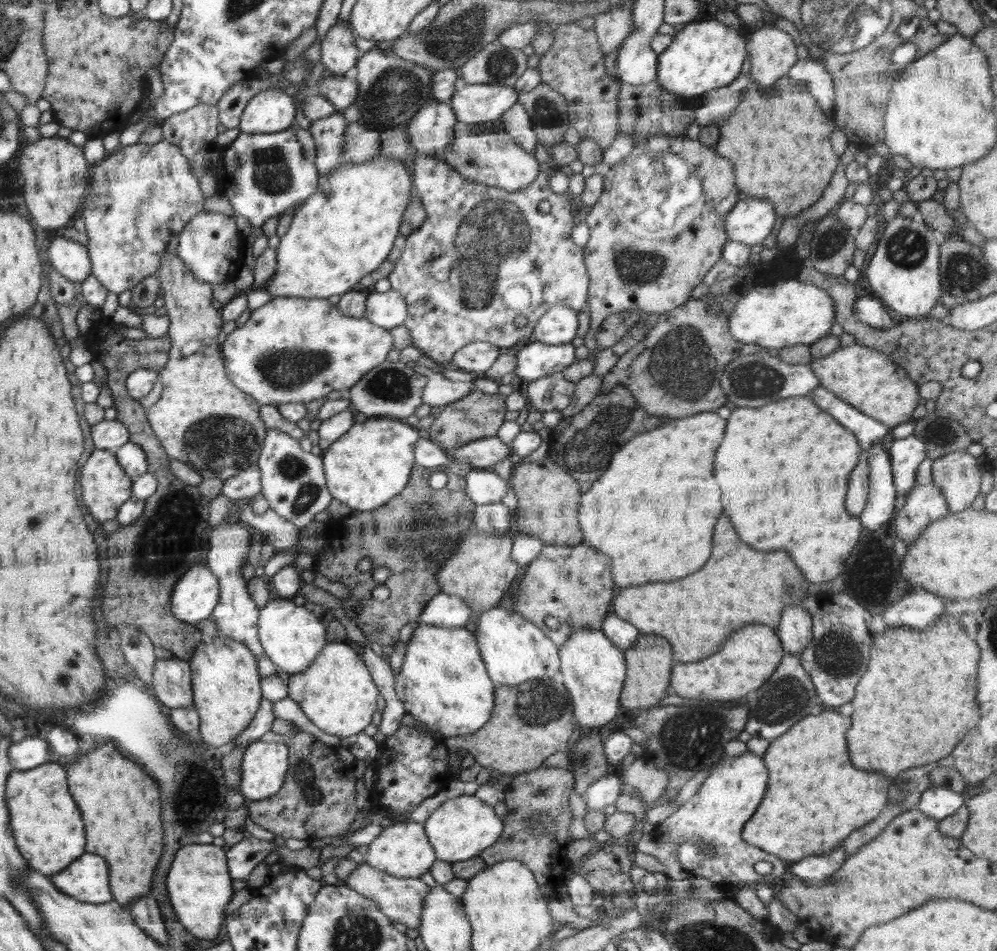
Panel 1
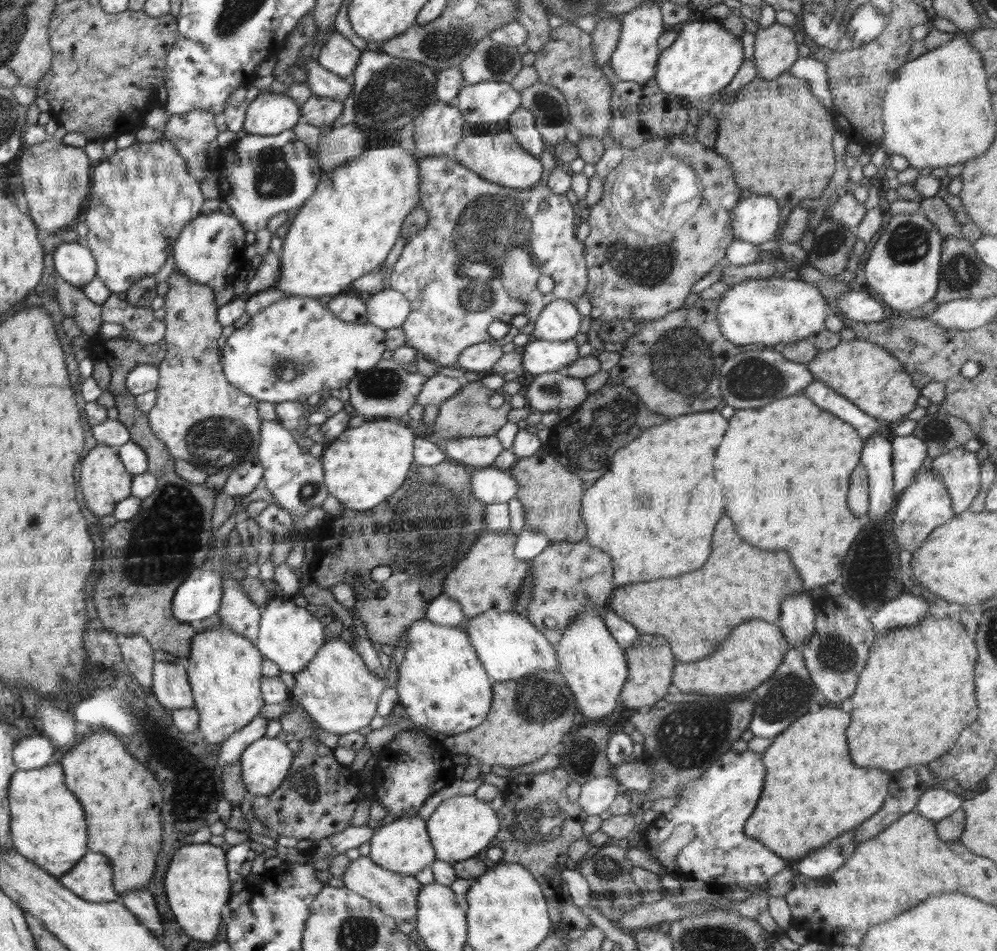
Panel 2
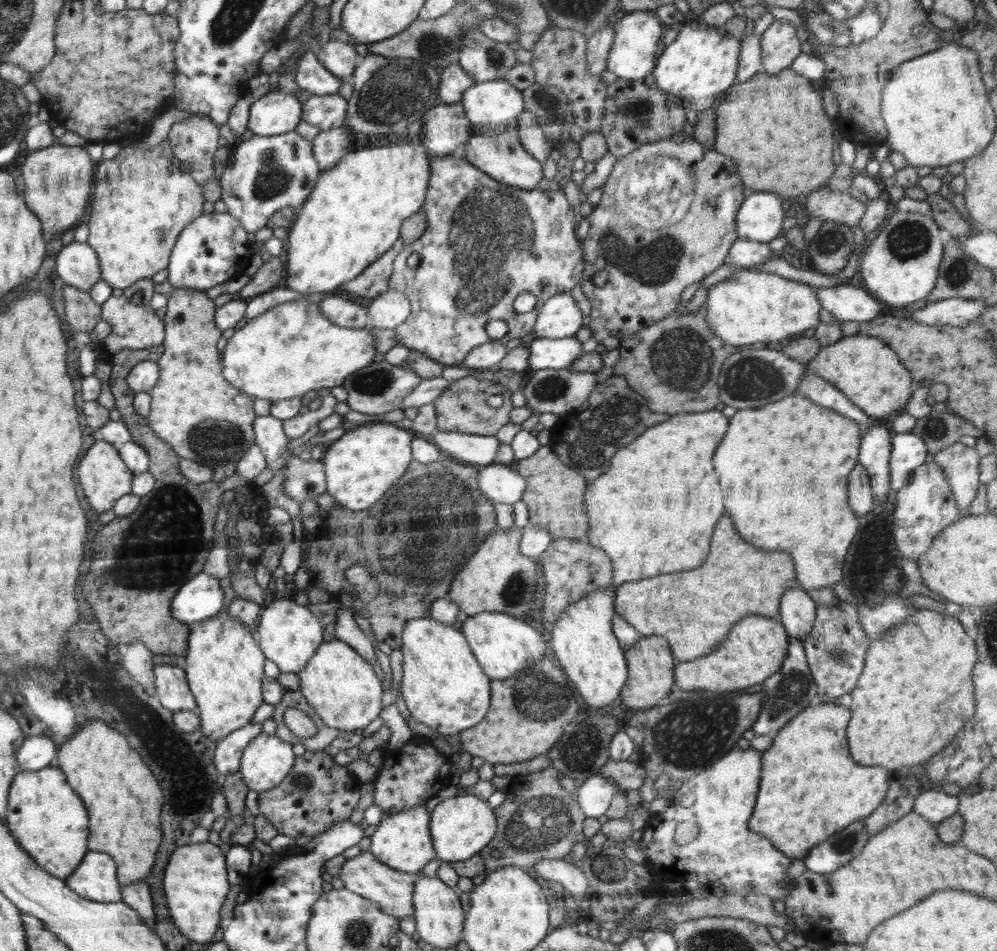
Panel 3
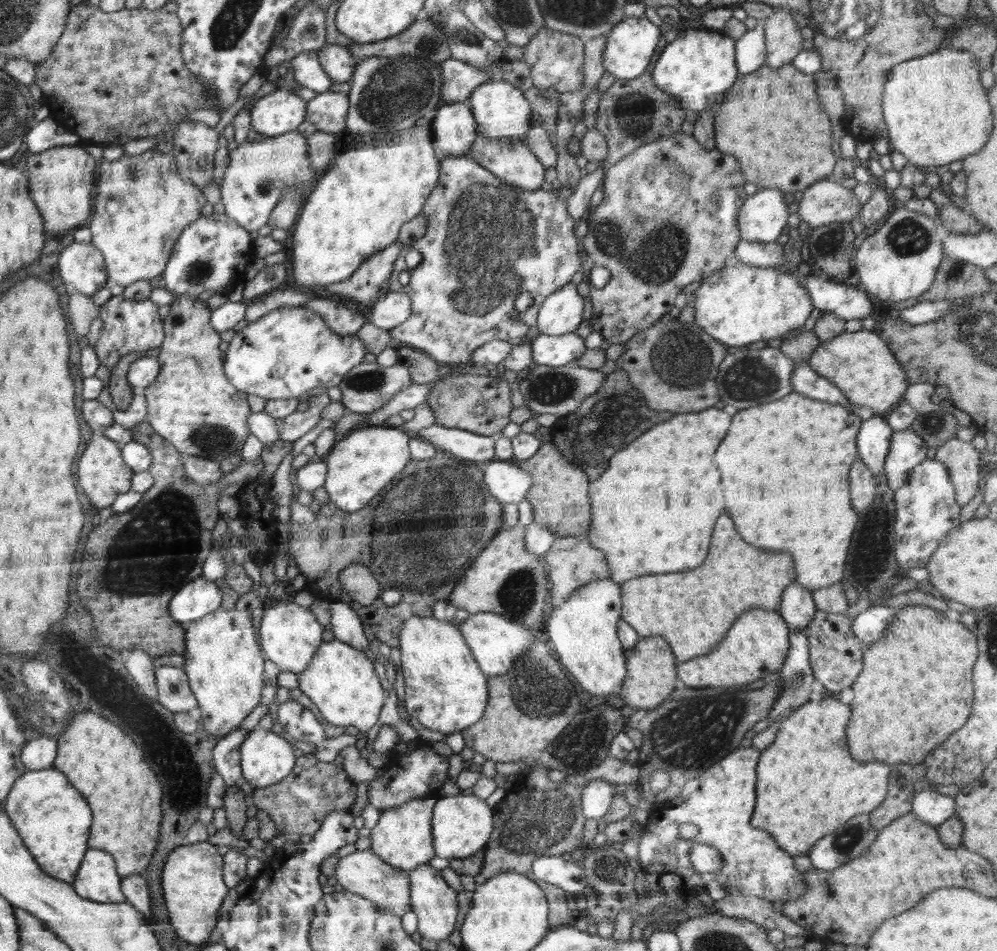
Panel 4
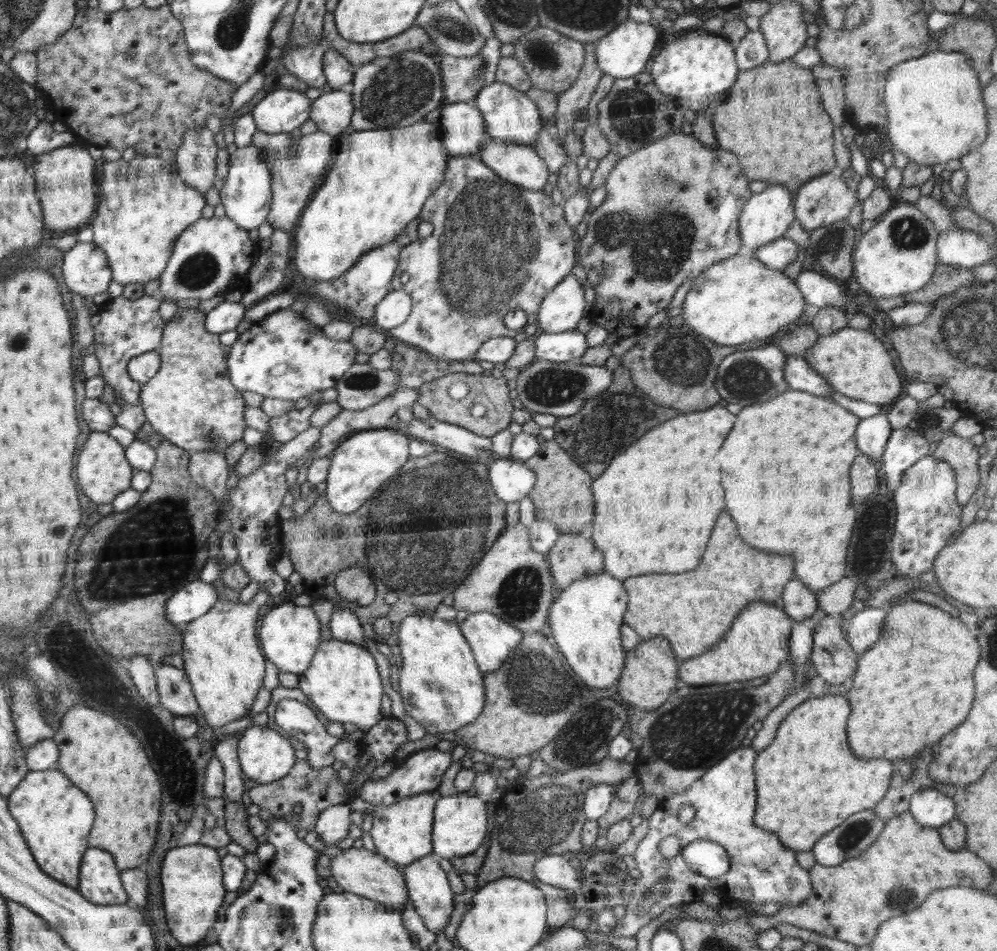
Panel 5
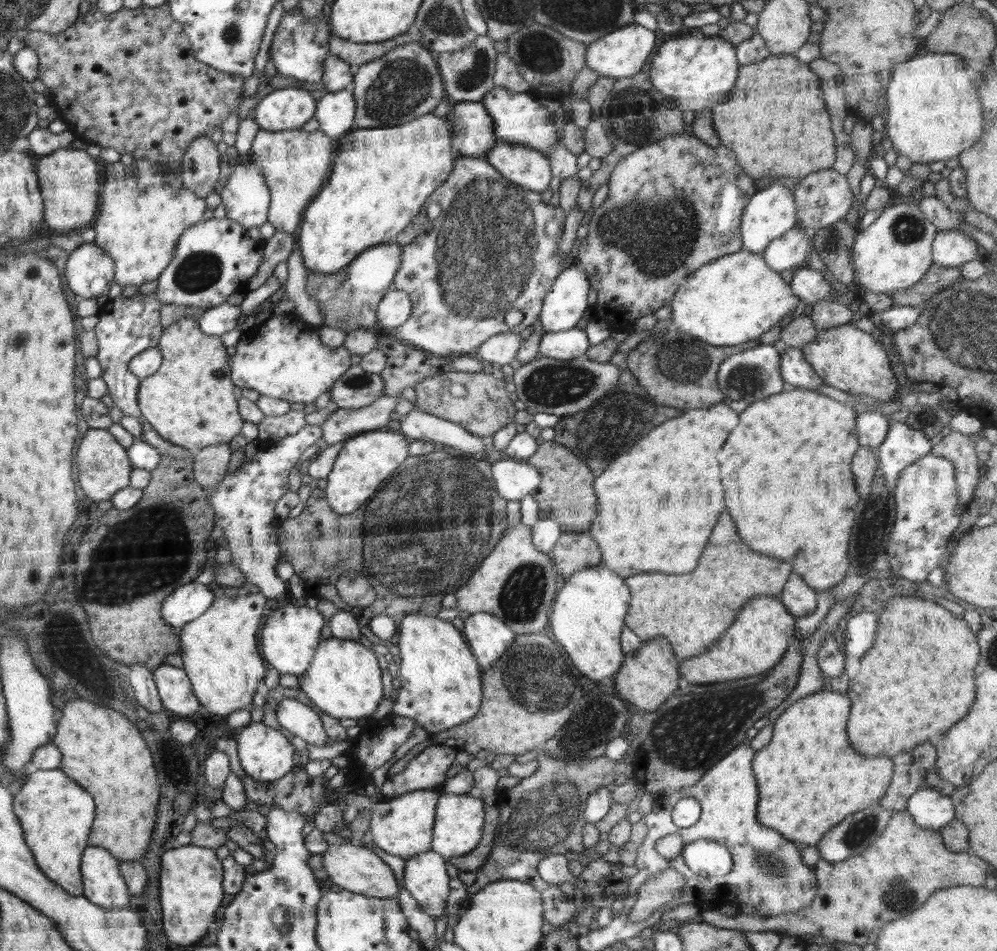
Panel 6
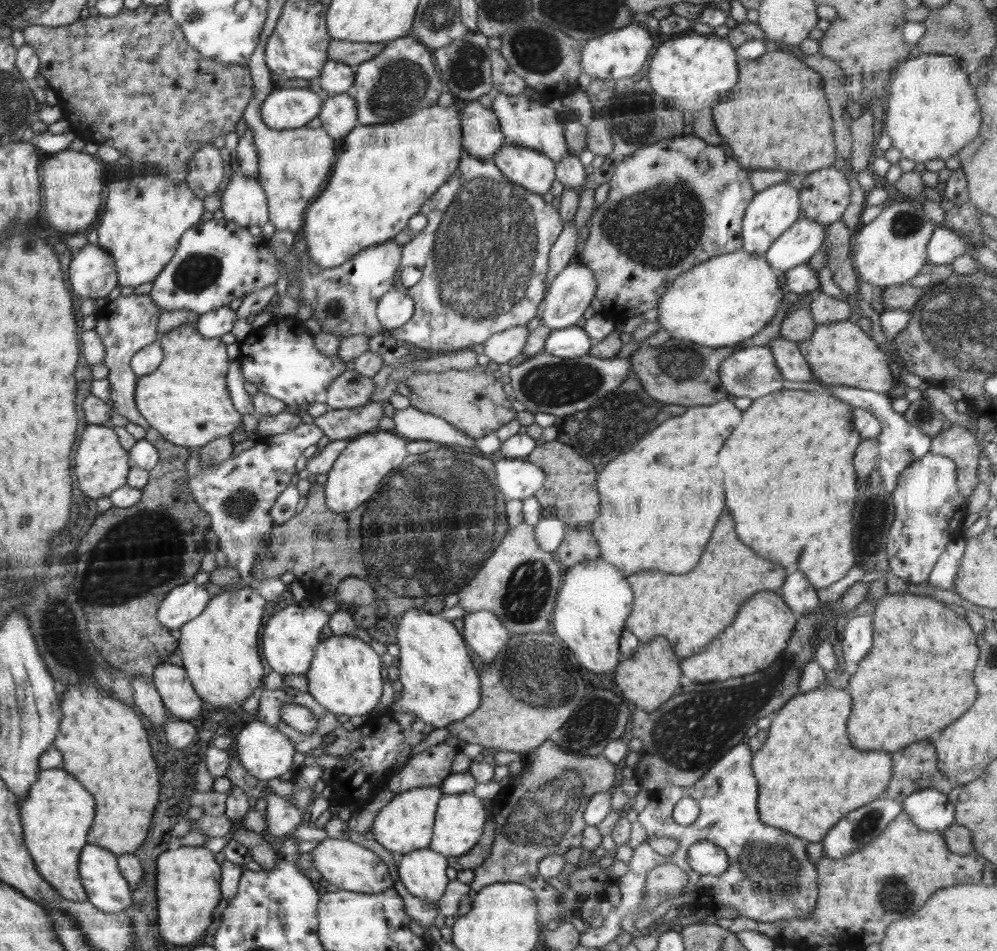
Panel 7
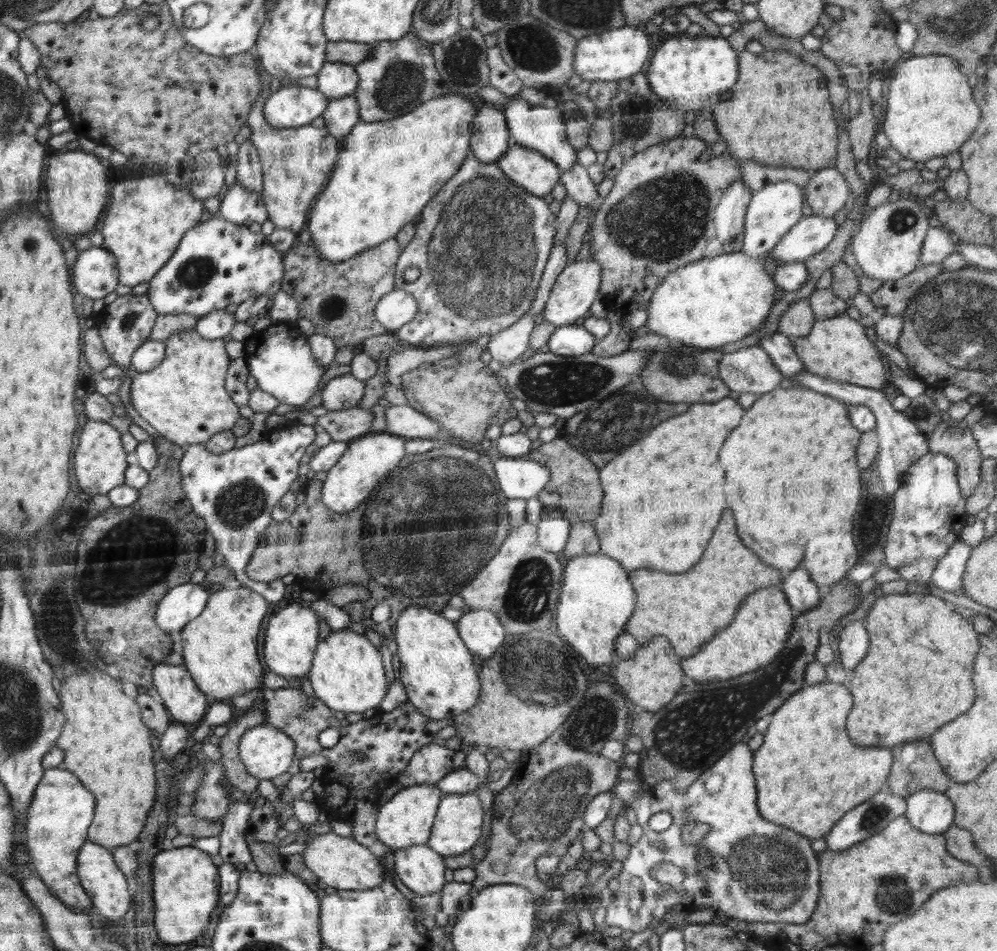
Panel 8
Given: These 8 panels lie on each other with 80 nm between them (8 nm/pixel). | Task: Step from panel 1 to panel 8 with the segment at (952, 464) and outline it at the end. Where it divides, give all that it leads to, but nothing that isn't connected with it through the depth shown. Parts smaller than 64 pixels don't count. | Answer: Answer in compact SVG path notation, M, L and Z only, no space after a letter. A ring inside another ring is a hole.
M965 420L940 421L937 429L928 435L929 450L952 458L957 464L957 481L962 496L972 496L981 482L981 463L976 439Z

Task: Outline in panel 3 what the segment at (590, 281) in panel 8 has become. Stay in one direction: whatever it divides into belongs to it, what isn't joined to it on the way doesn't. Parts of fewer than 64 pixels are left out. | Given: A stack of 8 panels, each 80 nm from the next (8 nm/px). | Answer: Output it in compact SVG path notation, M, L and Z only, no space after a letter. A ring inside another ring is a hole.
M571 292L549 298L540 308L535 328L537 338L560 339L575 337L583 326L580 312Z

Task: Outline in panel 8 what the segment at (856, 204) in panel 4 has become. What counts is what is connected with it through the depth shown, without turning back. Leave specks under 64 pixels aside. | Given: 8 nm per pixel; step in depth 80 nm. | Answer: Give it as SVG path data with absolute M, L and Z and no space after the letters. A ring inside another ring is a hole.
M835 166L815 171L804 185L803 197L812 214L828 218L847 207L852 198L846 179Z

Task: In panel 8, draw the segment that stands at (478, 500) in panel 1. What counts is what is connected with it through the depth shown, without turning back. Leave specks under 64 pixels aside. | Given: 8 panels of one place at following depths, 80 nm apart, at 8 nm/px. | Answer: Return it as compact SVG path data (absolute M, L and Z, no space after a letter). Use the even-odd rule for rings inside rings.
M502 457L493 464L501 491L507 499L536 497L546 486L550 471L546 466L523 457Z

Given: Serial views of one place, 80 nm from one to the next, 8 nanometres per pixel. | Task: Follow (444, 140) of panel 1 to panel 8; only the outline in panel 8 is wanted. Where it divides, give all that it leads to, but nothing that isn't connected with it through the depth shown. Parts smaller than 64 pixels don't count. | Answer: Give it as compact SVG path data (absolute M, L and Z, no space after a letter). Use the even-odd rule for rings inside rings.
M480 104L475 115L470 153L482 162L494 163L510 148L506 117L500 108L489 104Z

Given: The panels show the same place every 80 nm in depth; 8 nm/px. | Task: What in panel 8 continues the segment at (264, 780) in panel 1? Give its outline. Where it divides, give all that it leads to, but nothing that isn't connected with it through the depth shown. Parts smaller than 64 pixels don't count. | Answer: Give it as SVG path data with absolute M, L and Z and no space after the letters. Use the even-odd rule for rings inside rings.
M262 723L245 730L239 742L239 757L248 774L271 780L288 772L294 760L294 740L277 727Z

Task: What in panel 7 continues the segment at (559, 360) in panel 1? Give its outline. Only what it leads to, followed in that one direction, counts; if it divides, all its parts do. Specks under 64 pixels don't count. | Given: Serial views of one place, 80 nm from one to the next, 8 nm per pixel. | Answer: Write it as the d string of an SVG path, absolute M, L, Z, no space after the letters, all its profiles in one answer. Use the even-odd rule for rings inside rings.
M575 325L552 331L546 338L543 352L554 357L570 359L589 355L592 346L588 334Z

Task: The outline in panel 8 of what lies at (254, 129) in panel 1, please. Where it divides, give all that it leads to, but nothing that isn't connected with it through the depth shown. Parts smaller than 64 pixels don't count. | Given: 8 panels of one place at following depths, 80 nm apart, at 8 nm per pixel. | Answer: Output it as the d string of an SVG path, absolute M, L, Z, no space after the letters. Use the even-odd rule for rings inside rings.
M284 83L265 100L265 122L282 130L310 124L327 109L326 97L318 89Z

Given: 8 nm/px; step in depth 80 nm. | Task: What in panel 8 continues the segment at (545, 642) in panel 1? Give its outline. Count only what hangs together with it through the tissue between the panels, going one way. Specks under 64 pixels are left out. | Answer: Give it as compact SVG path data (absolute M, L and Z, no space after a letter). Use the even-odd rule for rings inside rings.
M470 610L458 620L458 632L472 654L485 660L491 657L505 639L505 630L491 610Z

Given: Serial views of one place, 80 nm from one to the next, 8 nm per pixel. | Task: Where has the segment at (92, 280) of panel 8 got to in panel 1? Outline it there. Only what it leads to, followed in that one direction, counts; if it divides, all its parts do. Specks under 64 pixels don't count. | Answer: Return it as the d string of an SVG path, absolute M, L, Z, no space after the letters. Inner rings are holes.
M64 233L54 235L46 253L53 268L73 283L80 284L92 274L89 252L74 237Z

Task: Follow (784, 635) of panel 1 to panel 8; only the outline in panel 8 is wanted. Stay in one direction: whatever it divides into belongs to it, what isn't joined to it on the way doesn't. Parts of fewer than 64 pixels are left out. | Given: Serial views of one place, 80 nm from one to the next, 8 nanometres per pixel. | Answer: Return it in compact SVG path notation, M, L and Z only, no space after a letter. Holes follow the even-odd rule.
M802 567L786 572L780 582L780 588L784 591L795 617L816 608L821 602L824 590L811 579L807 570L802 570Z

